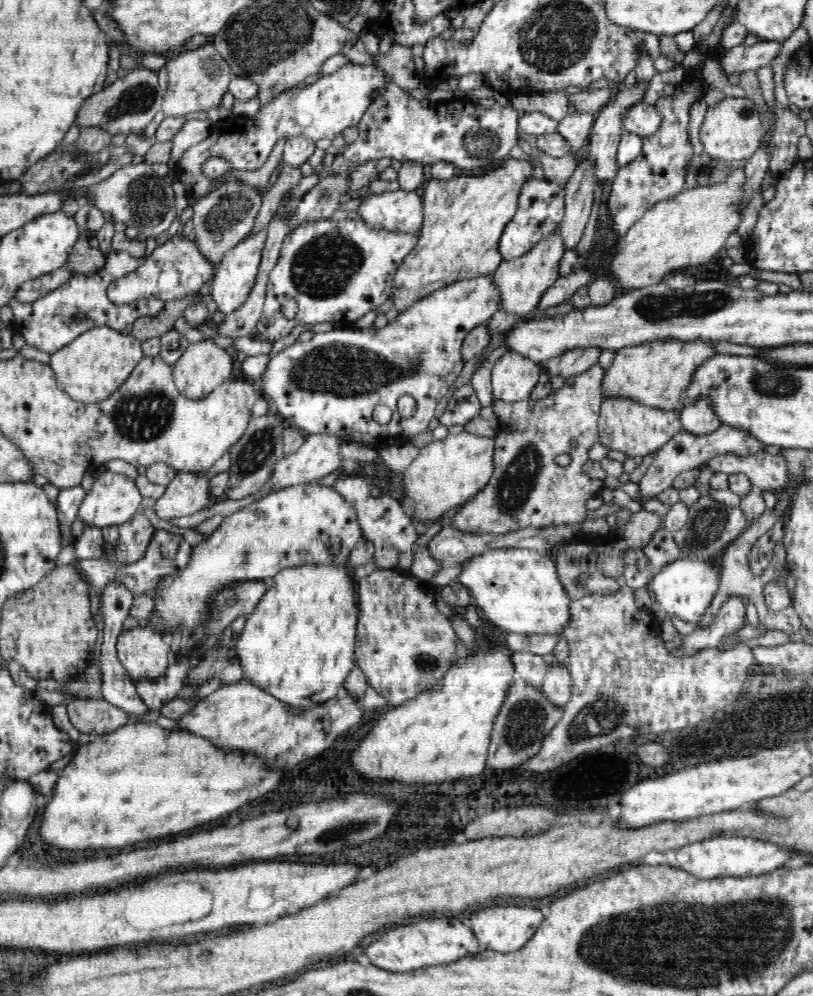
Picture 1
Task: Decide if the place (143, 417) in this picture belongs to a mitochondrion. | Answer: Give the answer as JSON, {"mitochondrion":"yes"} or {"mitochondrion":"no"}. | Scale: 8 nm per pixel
{"mitochondrion":"yes"}

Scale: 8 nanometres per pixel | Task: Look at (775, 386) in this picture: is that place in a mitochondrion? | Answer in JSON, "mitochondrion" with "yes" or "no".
{"mitochondrion":"yes"}

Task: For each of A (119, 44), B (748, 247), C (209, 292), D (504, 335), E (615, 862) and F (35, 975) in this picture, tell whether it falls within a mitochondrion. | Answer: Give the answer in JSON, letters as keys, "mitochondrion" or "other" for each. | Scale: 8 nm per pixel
{"A":"other","B":"other","C":"other","D":"other","E":"other","F":"other"}

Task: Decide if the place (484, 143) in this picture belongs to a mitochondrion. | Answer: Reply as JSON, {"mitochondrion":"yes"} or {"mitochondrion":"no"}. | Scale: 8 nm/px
{"mitochondrion":"yes"}

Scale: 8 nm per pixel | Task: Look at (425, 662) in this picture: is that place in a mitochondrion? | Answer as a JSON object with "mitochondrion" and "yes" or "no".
{"mitochondrion":"yes"}

